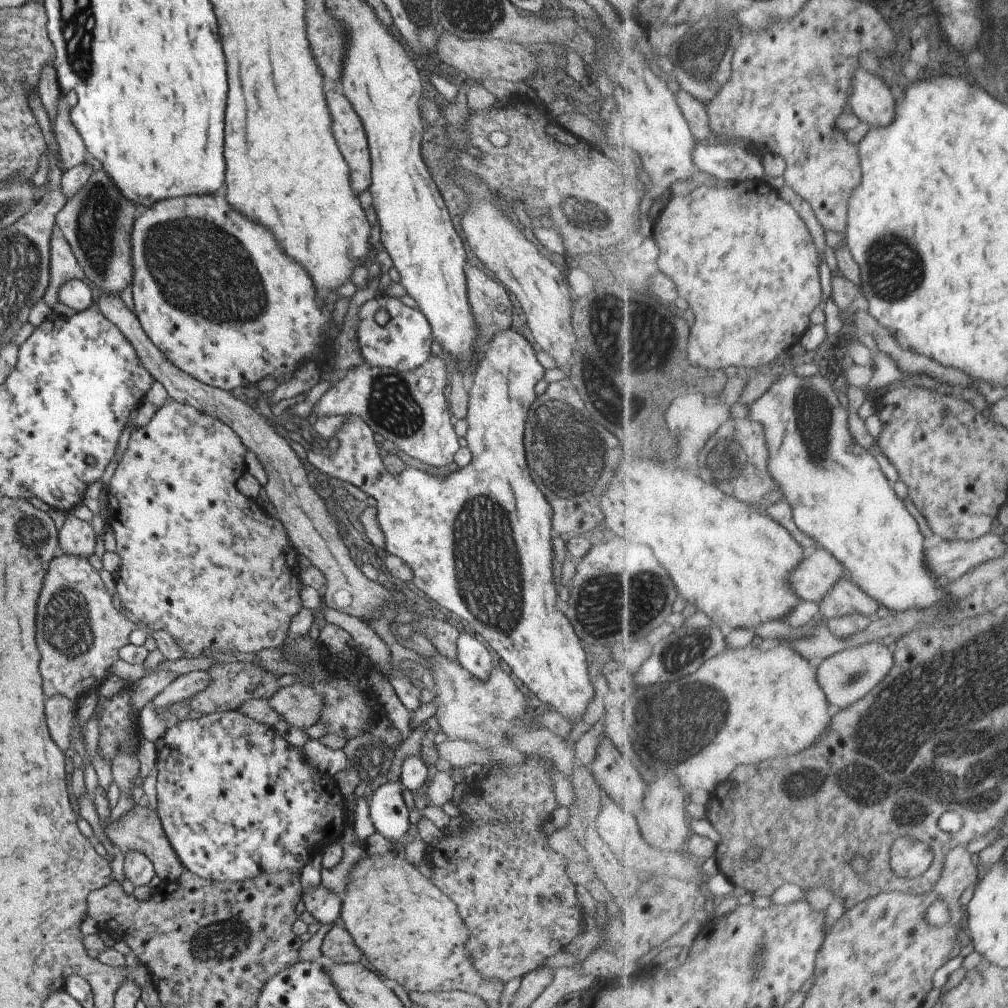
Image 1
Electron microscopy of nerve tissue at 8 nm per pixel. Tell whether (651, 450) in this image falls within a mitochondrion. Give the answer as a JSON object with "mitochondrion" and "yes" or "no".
{"mitochondrion":"no"}

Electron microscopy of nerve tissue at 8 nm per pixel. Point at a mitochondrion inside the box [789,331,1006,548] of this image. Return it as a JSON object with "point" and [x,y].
{"point":[815,420]}

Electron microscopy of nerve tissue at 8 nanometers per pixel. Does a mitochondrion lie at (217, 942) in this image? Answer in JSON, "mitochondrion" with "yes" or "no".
{"mitochondrion":"yes"}

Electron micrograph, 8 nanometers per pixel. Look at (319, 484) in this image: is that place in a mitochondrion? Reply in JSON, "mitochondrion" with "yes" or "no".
{"mitochondrion":"no"}

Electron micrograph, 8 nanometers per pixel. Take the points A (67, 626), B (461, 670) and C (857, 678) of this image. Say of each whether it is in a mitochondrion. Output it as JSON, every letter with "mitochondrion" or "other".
{"A":"mitochondrion","B":"other","C":"mitochondrion"}

